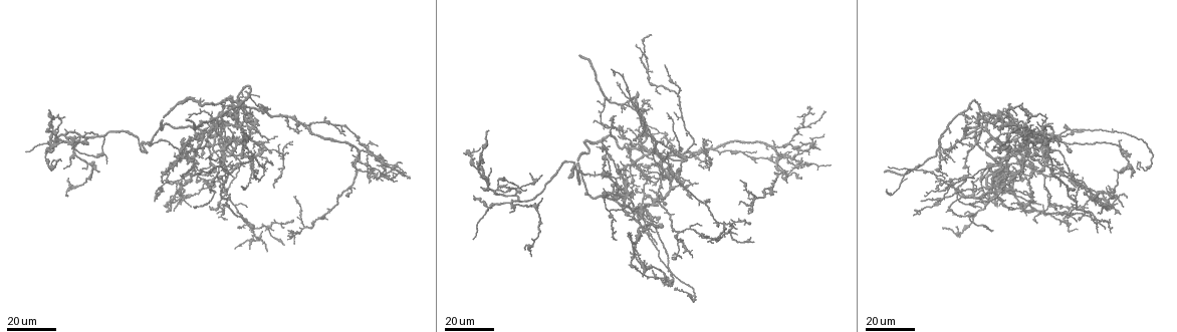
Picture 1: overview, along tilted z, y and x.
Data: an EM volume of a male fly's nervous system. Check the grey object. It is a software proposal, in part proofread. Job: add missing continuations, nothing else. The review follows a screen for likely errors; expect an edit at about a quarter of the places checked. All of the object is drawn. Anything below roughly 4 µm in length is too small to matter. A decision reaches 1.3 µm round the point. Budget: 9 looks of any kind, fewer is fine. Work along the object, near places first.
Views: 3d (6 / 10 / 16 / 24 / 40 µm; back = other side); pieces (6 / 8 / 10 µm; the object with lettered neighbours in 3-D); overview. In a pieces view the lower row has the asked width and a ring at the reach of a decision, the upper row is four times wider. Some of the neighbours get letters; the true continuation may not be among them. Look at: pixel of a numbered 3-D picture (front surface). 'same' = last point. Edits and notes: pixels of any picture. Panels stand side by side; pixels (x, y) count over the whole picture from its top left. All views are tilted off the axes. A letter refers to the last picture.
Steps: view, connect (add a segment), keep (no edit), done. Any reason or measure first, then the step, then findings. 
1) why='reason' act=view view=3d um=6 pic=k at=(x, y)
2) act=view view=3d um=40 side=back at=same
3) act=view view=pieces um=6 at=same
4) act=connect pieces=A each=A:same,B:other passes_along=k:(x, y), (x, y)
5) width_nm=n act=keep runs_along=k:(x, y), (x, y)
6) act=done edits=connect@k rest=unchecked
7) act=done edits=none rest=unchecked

why='free end' act=view view=3d um=24 pic=1 at=(623, 107)

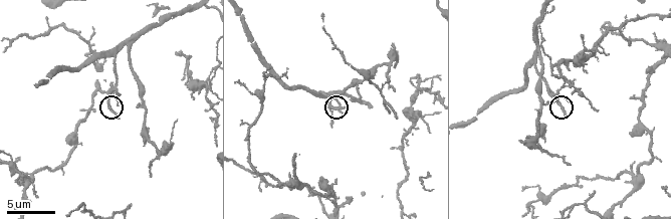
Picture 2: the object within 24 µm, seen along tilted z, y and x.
act=view view=pieces um=10 pic=2 at=(567, 114)

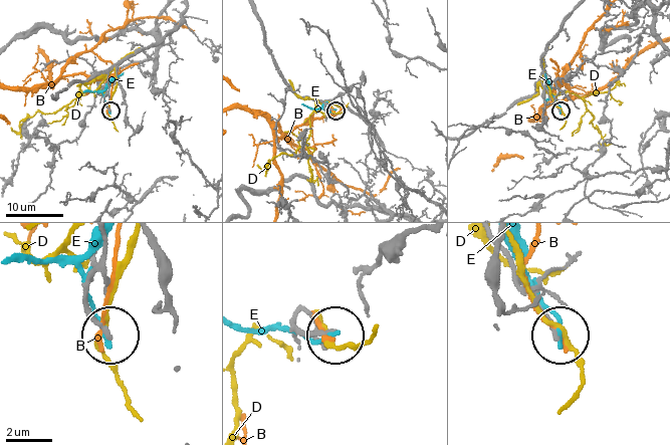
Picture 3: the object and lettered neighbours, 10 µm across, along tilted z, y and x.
act=keep each=B:other,D:other,E:other found='none of them fits'

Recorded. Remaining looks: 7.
why='branch stops here' act=view view=3d um=24 pic=1 at=(256, 132)

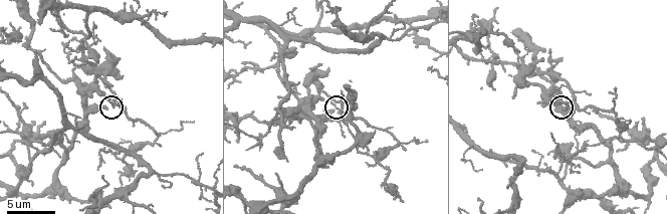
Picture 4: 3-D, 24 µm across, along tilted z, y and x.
act=view view=pieces um=10 pic=4 at=(330, 112)

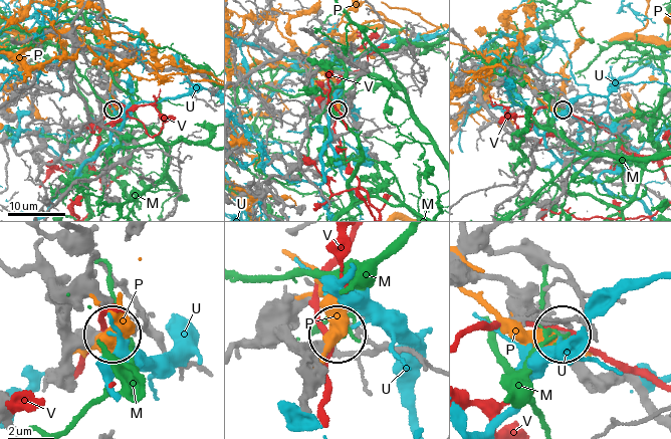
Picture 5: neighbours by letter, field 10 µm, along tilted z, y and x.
act=keep each=M:other,P:other,U:other,V:other runs_along=5:(241, 346), (278, 335), (323, 344), (338, 336) found='none of them fits'

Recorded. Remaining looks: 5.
why='tapers out' act=view view=3d um=24 pic=1 at=(1082, 130)

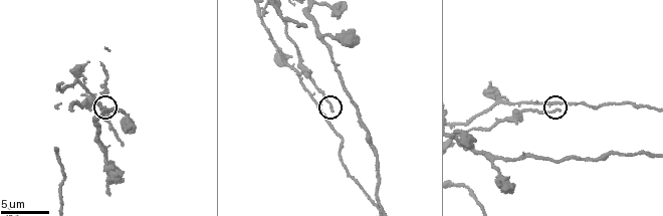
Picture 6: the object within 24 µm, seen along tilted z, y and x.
why='see the neighbours' act=view view=pieces um=10 pic=6 at=(332, 109)

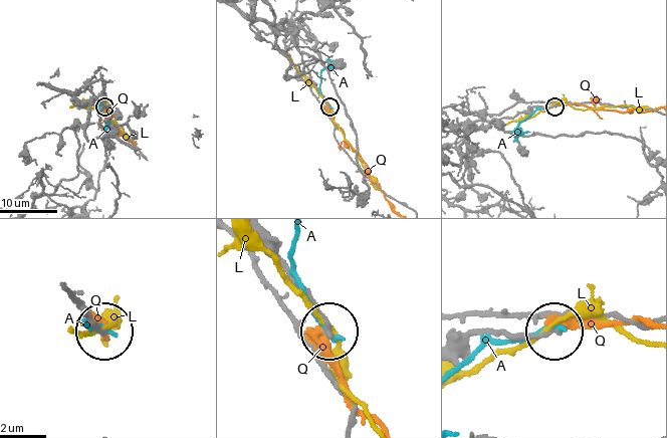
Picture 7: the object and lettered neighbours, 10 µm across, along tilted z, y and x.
act=keep each=A:other,L:other,Q:other runs_along=7:(458, 332), (552, 333) found='none of them fits'

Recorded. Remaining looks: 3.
why='free end' act=view view=3d um=24 pic=1 at=(579, 53)

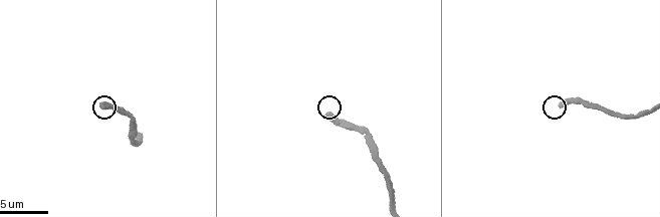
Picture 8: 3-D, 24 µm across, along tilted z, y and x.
act=view view=pieces um=8 pic=8 at=(560, 105)

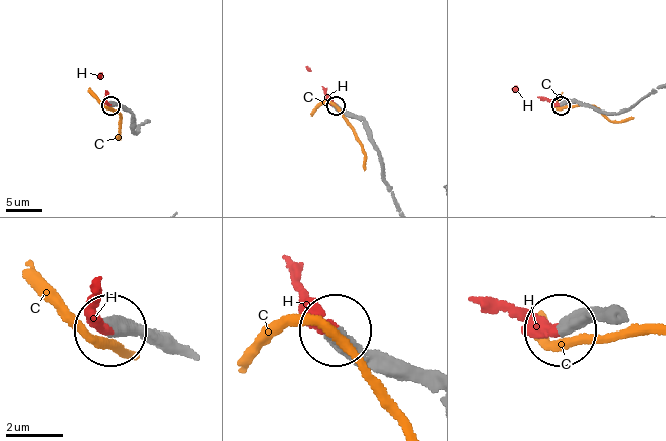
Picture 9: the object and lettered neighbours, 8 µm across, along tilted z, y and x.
act=connect pieces=H each=C:other,H:same found='it goes on there'

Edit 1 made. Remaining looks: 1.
act=done edits=connect@9 rest=unchecked

